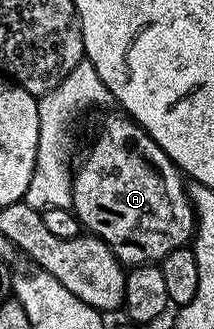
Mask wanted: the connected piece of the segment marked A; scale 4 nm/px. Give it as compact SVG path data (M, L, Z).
M124 113L109 114L101 122L85 159L76 163L73 172L73 205L71 207L82 227L93 237L103 240L113 255L126 268L160 264L167 252L189 246L197 228L197 216L189 198L186 181L155 140Z

